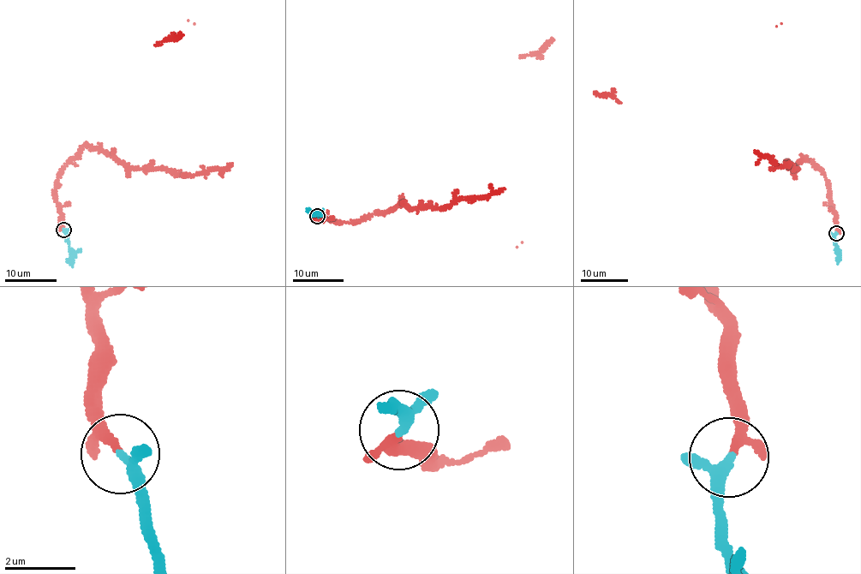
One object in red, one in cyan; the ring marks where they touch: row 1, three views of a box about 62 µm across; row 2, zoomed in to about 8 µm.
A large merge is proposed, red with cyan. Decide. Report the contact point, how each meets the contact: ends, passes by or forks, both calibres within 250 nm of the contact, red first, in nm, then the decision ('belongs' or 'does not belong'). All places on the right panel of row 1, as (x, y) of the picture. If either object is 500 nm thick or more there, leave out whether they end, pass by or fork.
(836, 233) | red passes by | cyan passes by | 170/240 nm | belongs

